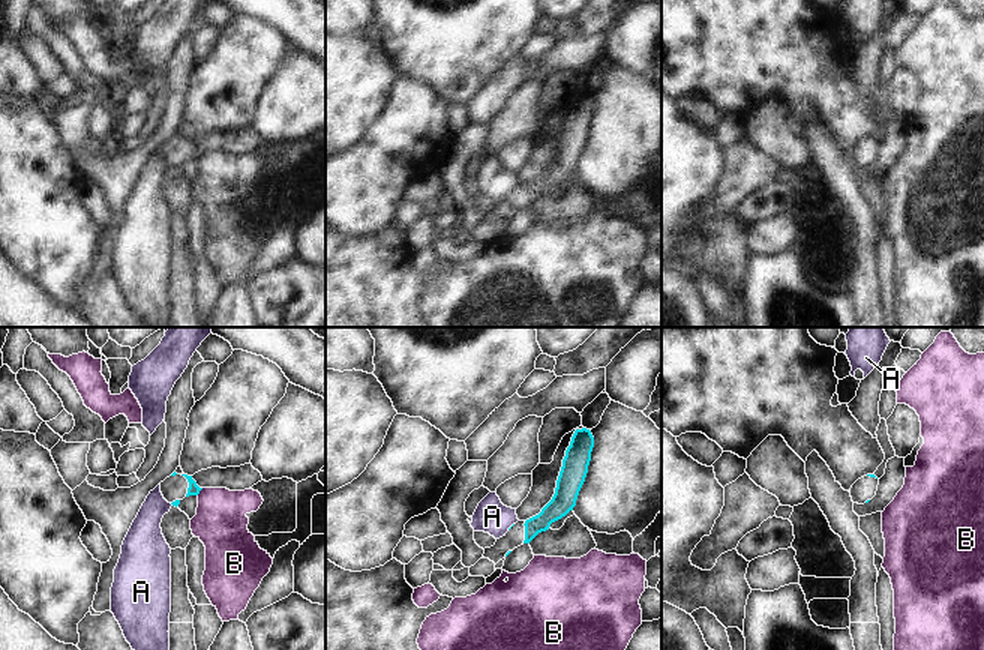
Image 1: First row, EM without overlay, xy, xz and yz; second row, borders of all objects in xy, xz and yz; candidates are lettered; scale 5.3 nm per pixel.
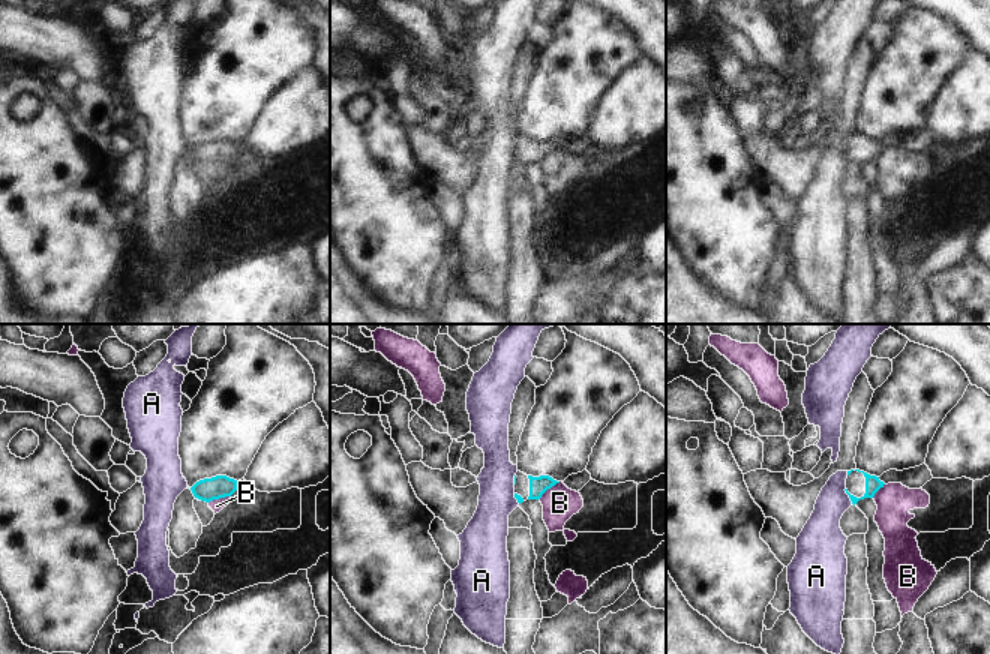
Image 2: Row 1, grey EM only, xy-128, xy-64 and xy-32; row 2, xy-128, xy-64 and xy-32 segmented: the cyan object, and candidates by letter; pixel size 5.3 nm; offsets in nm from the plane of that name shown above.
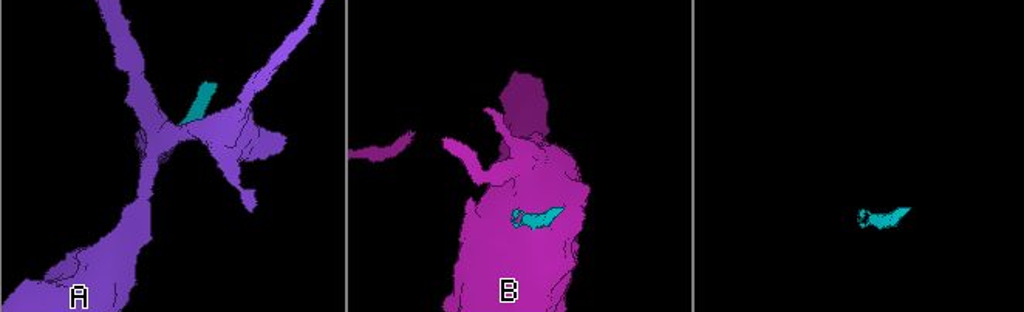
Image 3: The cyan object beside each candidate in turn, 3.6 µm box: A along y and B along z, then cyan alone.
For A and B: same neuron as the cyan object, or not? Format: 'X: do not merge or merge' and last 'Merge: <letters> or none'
A: do not merge
B: do not merge
Merge: none

